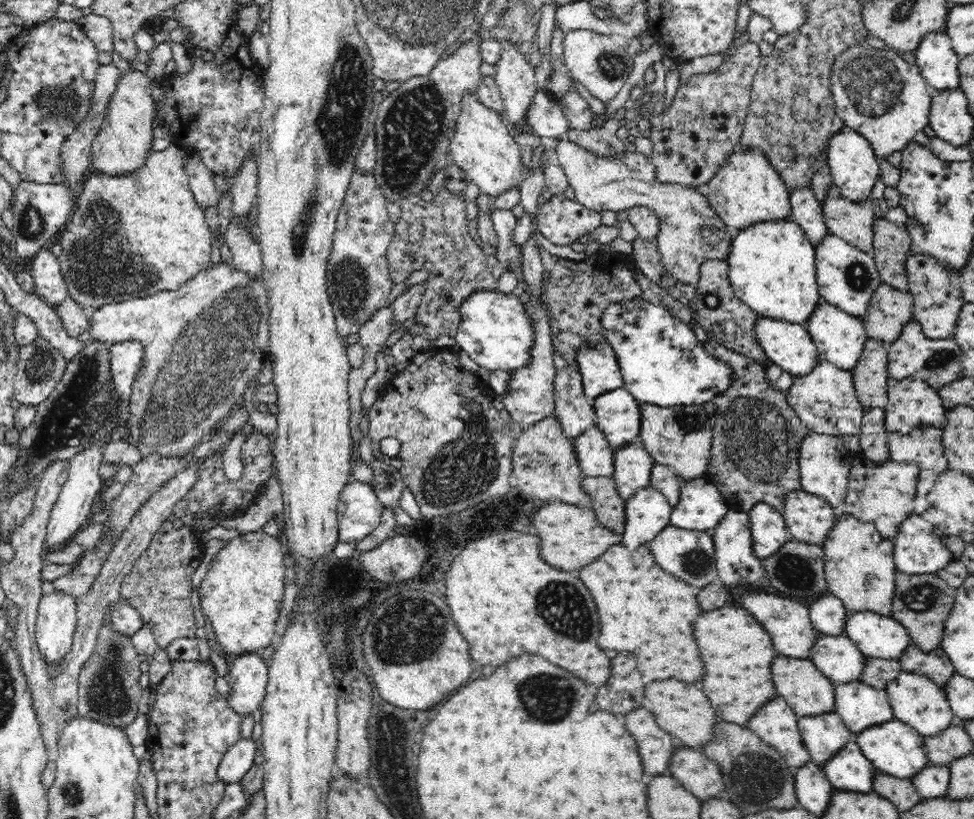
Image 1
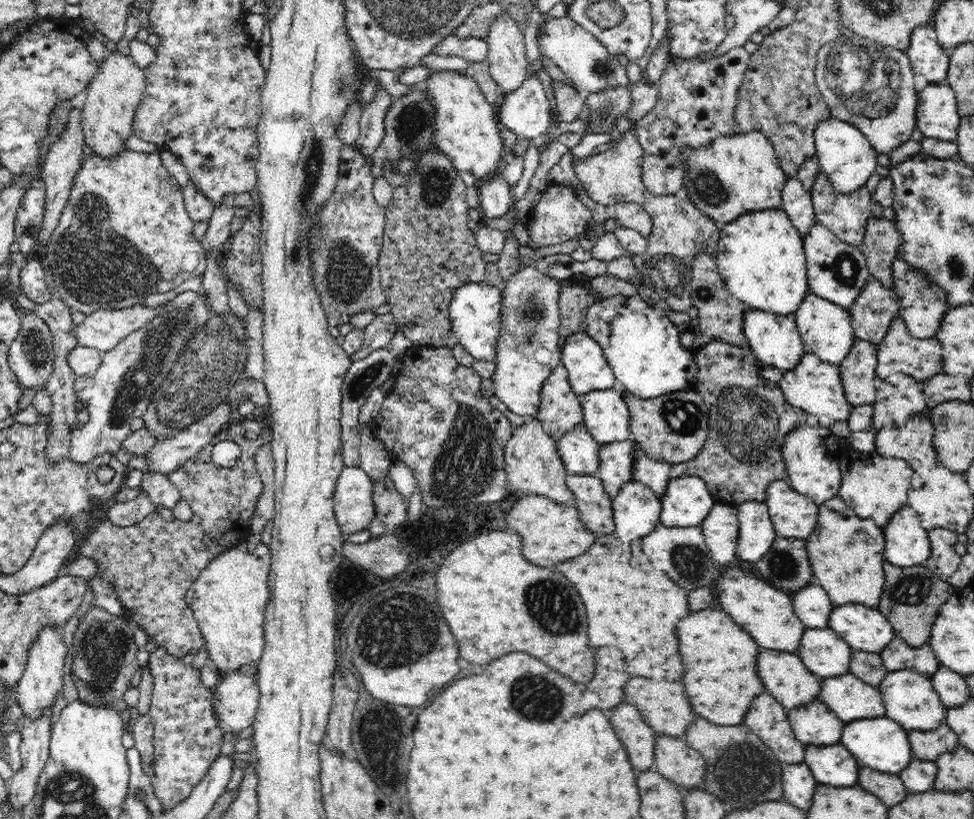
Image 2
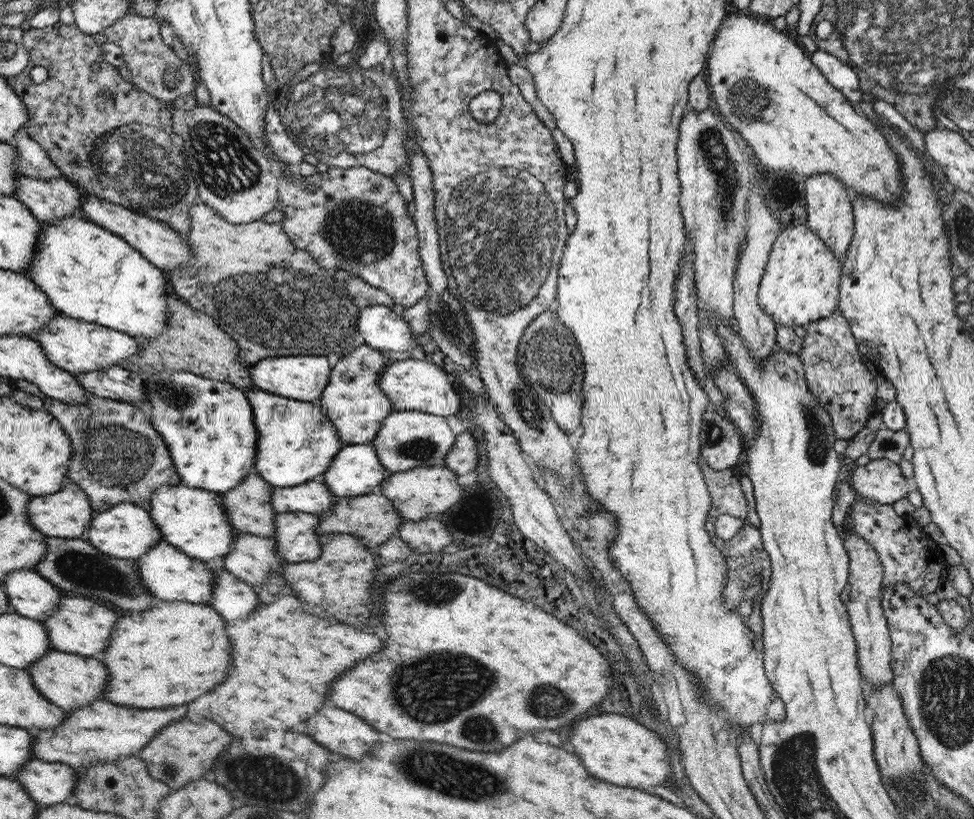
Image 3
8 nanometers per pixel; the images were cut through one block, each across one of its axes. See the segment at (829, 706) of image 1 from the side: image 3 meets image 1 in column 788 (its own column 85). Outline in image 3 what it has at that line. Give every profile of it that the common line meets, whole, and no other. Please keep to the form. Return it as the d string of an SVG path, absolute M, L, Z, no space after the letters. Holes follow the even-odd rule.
M49 650L43 658L35 660L27 671L33 678L33 683L40 694L47 697L52 704L64 710L76 710L87 706L95 700L103 698L107 690L108 670L101 658L80 656L78 653Z

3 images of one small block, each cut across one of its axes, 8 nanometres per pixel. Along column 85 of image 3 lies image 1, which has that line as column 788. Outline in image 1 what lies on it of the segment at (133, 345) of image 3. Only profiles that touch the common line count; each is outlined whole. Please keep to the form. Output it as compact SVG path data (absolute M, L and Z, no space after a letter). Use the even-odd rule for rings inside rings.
M759 316L753 331L756 333L757 342L760 343L768 358L768 363L777 365L794 377L804 376L816 364L817 348L805 324L794 324L792 321Z

